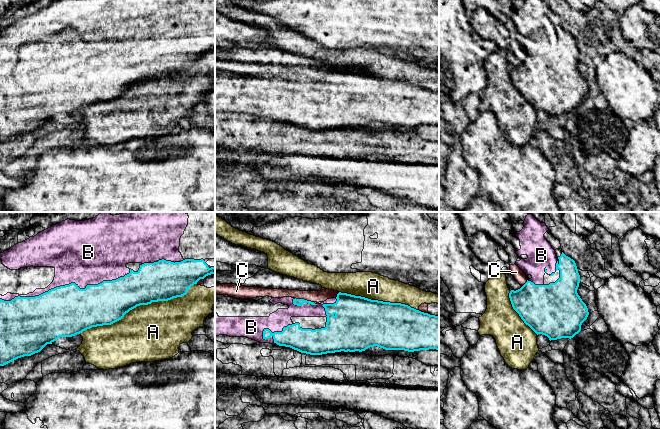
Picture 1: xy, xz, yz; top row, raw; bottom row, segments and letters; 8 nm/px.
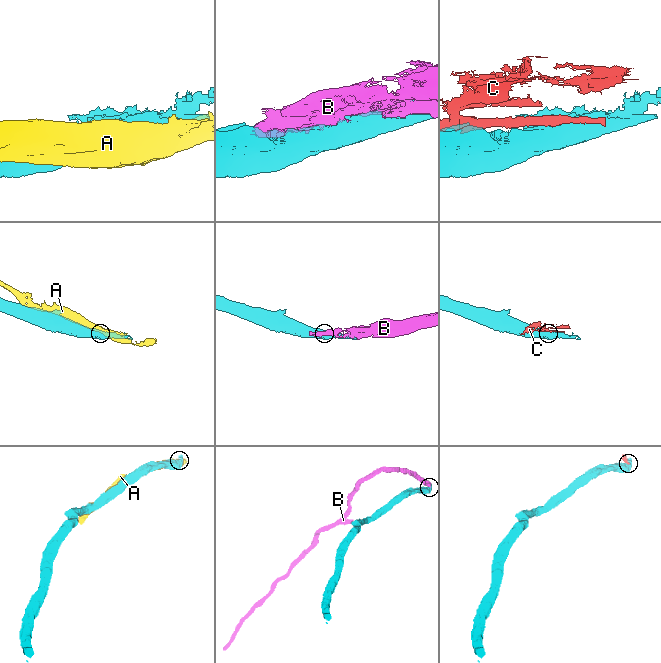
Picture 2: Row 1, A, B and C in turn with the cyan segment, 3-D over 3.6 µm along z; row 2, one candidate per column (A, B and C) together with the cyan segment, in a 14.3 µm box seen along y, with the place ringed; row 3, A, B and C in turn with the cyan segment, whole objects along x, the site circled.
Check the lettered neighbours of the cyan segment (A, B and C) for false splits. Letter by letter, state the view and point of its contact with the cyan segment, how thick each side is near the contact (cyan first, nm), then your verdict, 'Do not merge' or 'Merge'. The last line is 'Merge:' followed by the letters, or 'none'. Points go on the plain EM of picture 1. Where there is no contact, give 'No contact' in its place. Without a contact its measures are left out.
A: Touches cyan at xy (138, 81). Thickness 320 nm (cyan) against 460 nm. Do not merge
B: Touches cyan at xy (66, 61). Thickness 420 nm (cyan) against 420 nm. Merge
C: Touches cyan at xz (303, 75). Thickness 60 nm (cyan) against 100 nm. Do not merge
Merge: B

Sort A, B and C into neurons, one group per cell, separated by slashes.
A / B / C

